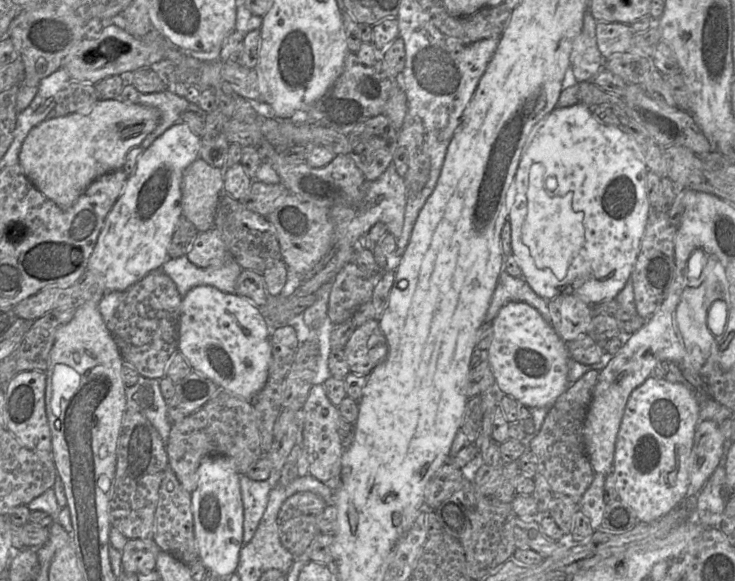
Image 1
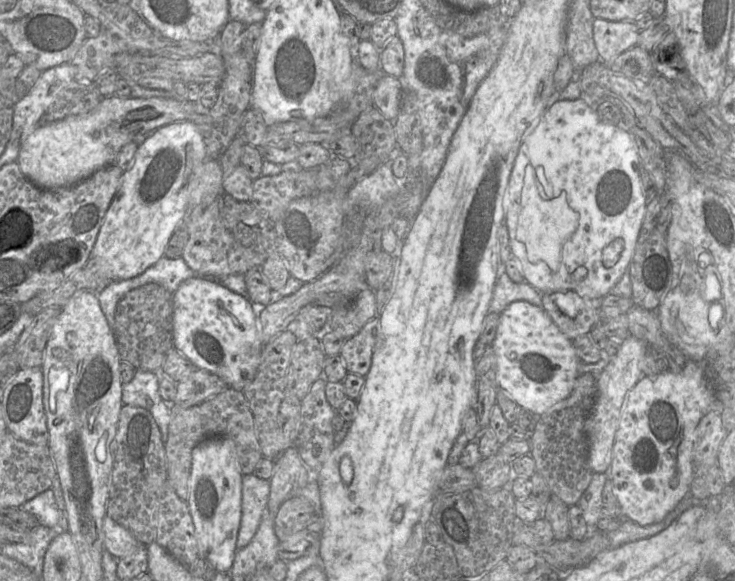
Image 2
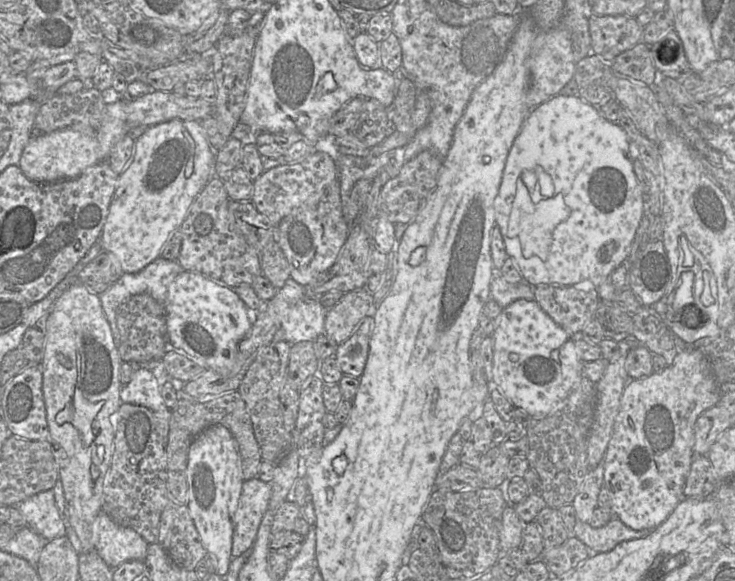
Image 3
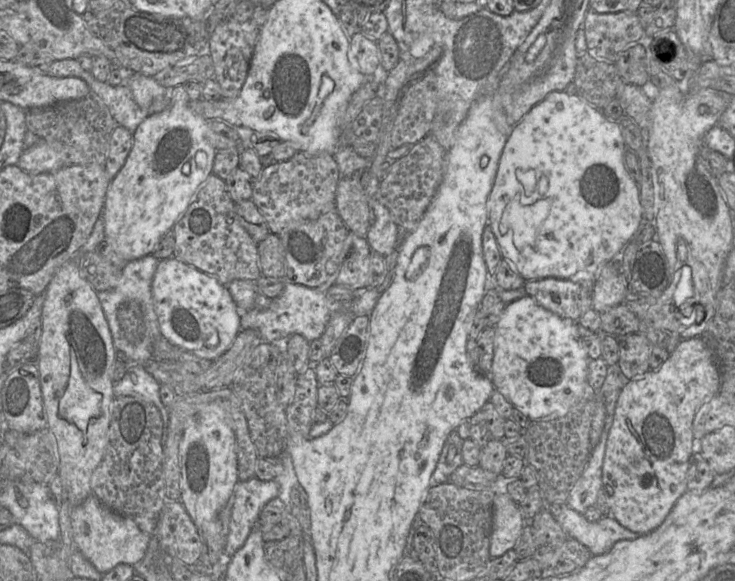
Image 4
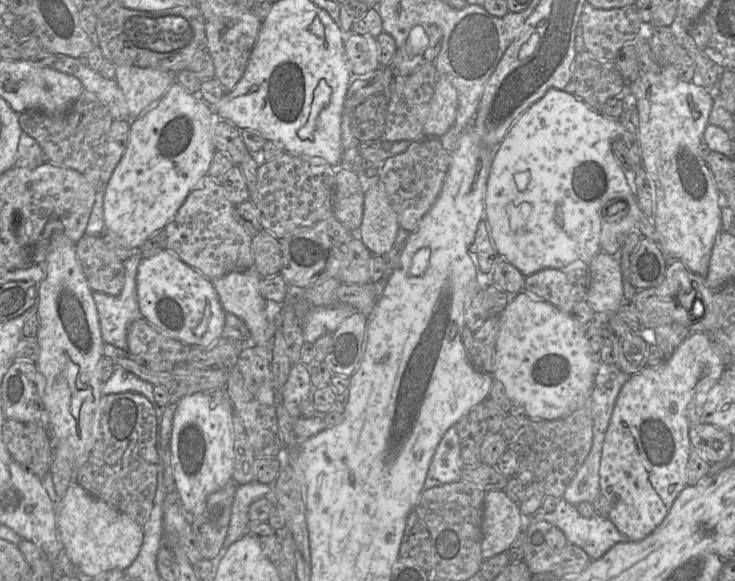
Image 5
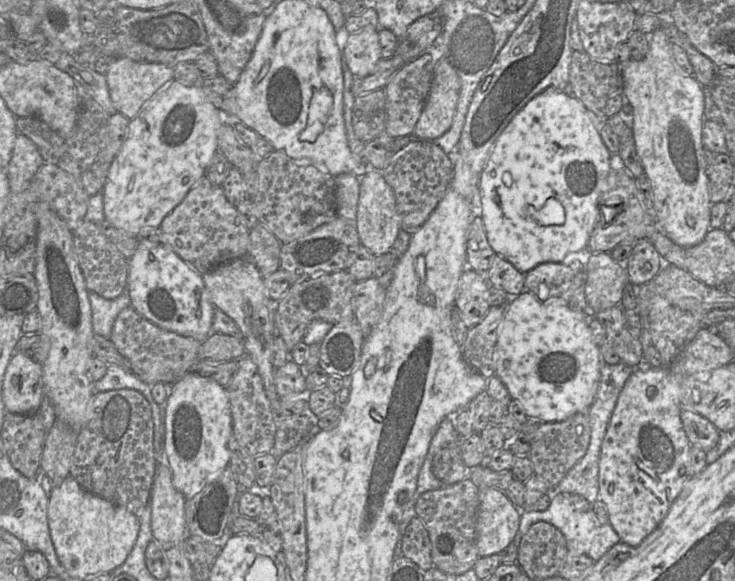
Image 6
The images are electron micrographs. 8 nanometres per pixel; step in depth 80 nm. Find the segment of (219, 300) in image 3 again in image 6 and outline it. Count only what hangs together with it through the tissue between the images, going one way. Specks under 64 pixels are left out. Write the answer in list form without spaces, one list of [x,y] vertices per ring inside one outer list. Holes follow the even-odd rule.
[[[140,243],[128,259],[126,290],[130,307],[158,327],[204,341],[212,332],[215,307],[202,280],[173,250],[161,243]]]

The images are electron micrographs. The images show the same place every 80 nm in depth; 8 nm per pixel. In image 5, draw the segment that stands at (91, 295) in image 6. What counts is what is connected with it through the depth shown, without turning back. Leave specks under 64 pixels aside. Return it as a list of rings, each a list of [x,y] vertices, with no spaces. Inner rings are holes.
[[[140,249],[124,264],[125,280],[118,295],[92,291],[97,308],[101,336],[105,343],[127,349],[127,330],[130,324],[142,317],[137,302],[136,275],[142,260]]]

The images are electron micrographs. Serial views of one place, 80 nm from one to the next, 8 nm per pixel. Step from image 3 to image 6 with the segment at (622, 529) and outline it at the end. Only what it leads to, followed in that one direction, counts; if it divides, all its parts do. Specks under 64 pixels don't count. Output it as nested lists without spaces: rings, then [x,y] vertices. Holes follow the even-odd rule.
[[[552,491],[551,503],[544,511],[533,511],[526,507],[522,508],[519,529],[513,543],[518,544],[521,537],[527,532],[530,526],[538,521],[548,522],[561,531],[566,539],[568,552],[570,554],[585,554],[595,562],[614,545],[621,542],[620,537],[610,523],[601,524],[591,509],[586,512],[577,510],[564,496],[564,493],[561,492]]]

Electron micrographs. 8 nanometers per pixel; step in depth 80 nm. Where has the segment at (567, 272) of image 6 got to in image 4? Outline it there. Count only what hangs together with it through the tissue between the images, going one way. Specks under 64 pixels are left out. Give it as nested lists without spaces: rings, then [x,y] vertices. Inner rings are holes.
[[[578,272],[571,279],[544,278],[526,281],[524,291],[545,309],[559,317],[576,322],[587,310],[592,308],[593,282],[595,276],[589,272]]]

